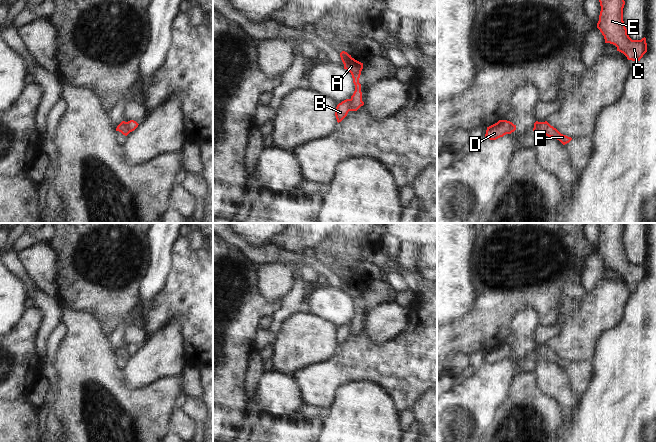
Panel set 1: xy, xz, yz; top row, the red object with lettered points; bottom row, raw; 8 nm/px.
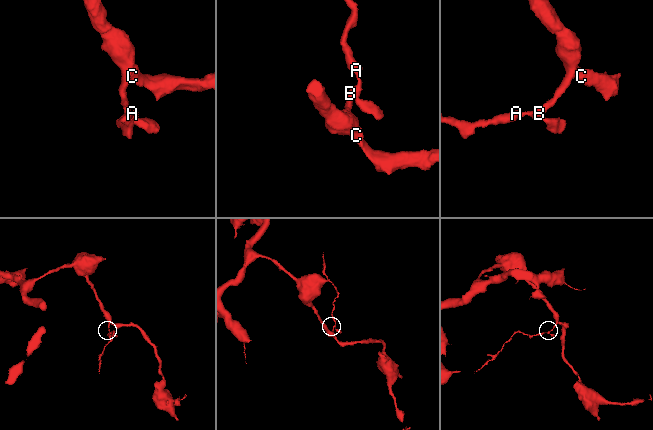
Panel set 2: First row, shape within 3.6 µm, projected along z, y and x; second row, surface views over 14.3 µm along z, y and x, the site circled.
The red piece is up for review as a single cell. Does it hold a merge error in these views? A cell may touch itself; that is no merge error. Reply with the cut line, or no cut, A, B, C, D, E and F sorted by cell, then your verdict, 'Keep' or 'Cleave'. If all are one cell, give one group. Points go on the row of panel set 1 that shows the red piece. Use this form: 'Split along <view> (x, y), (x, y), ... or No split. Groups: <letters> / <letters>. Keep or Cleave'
Split along xz (351, 99), (349, 110). Groups: A D F / B C E. Cleave.

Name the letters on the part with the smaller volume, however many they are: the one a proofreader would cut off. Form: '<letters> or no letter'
A, D, F

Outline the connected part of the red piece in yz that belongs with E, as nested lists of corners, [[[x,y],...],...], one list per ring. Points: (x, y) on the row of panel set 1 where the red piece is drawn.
[[[599,0],[601,11],[597,28],[604,36],[605,43],[613,44],[617,47],[617,51],[623,53],[628,60],[635,62],[640,61],[643,55],[647,52],[646,38],[641,40],[632,40],[627,34],[627,29],[623,21],[624,0]]]

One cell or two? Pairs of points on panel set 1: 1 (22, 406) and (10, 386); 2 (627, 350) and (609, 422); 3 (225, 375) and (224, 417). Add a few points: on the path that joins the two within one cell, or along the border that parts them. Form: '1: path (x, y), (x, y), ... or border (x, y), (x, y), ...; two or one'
1: border (26, 397), (10, 401); two
2: path (627, 368), (627, 393), (620, 404); one
3: path (224, 385), (224, 407); one

